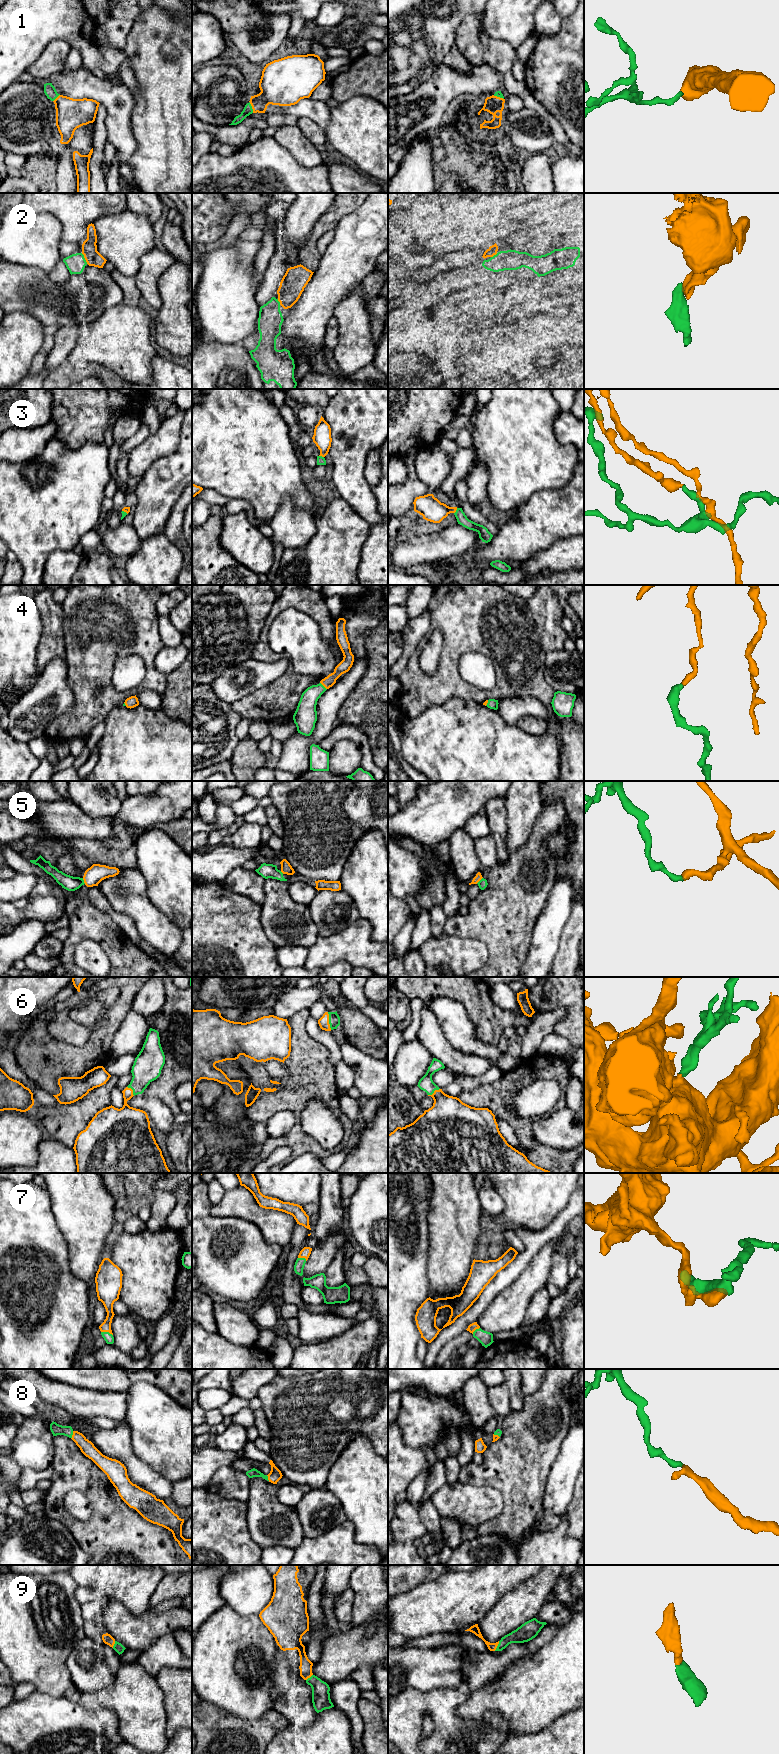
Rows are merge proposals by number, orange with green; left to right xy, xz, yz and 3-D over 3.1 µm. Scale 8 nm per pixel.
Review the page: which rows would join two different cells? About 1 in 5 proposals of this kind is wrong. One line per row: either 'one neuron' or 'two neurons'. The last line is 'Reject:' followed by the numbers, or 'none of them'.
1: one neuron
2: one neuron
3: one neuron
4: one neuron
5: two neurons
6: one neuron
7: one neuron
8: one neuron
9: one neuron
Reject: 5

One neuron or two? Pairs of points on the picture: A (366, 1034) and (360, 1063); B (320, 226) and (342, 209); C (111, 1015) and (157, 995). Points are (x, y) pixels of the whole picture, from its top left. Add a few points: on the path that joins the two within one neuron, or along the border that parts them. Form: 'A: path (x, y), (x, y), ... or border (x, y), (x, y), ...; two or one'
A: border (345, 1036), (361, 1051), (377, 1059); two
B: path (325, 223), (337, 211); one
C: border (142, 987), (133, 999), (131, 1009); two

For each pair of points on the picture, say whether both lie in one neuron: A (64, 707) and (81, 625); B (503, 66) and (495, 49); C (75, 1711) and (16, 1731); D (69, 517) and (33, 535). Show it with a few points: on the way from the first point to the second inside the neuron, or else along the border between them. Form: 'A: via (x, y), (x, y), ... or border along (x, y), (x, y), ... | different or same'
A: border along (66, 662), (67, 683), (73, 694), (74, 708) | different
B: via (503, 62), (502, 57), (498, 53) | same
C: via (60, 1726), (57, 1729), (31, 1729) | same
D: via (60, 517), (51, 517), (42, 526) | same

